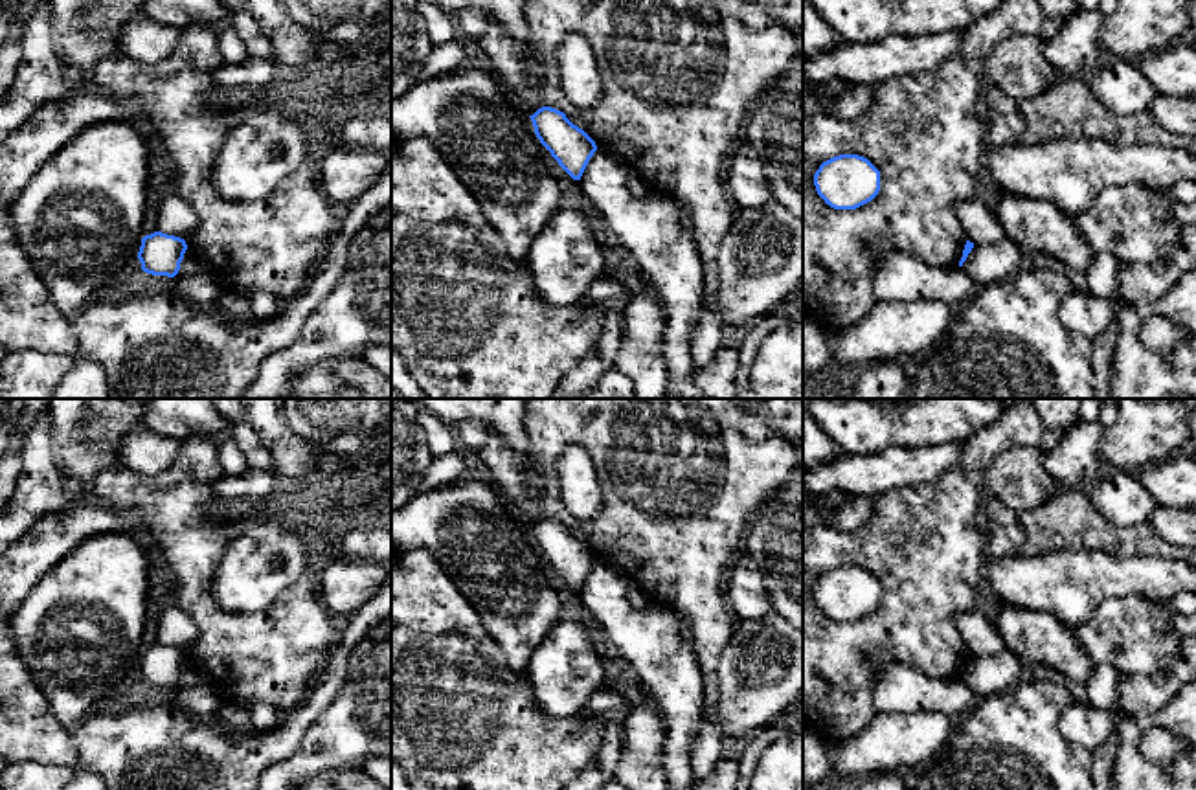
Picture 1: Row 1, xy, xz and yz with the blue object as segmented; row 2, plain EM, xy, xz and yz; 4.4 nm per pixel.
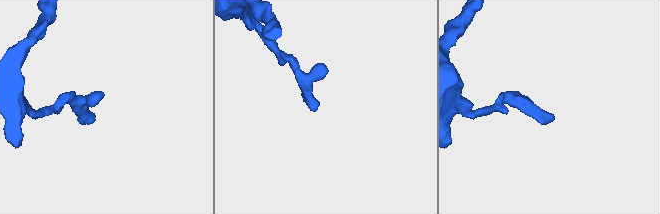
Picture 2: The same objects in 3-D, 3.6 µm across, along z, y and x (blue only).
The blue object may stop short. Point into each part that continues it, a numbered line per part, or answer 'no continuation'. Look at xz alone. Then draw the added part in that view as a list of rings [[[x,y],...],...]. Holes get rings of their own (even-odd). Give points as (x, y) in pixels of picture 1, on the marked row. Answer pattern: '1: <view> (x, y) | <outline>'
no continuation

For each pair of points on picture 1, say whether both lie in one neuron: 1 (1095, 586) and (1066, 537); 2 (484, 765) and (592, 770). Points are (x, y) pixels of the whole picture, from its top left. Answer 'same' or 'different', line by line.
1: different
2: different

